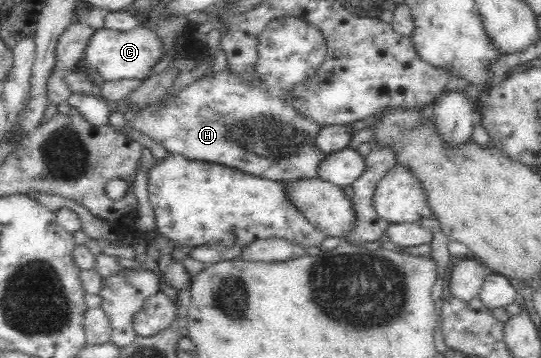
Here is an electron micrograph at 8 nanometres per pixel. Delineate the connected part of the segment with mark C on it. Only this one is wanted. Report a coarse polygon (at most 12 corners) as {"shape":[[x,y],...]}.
{"shape":[[139,24],[97,29],[81,63],[104,80],[145,80],[165,45]]}

